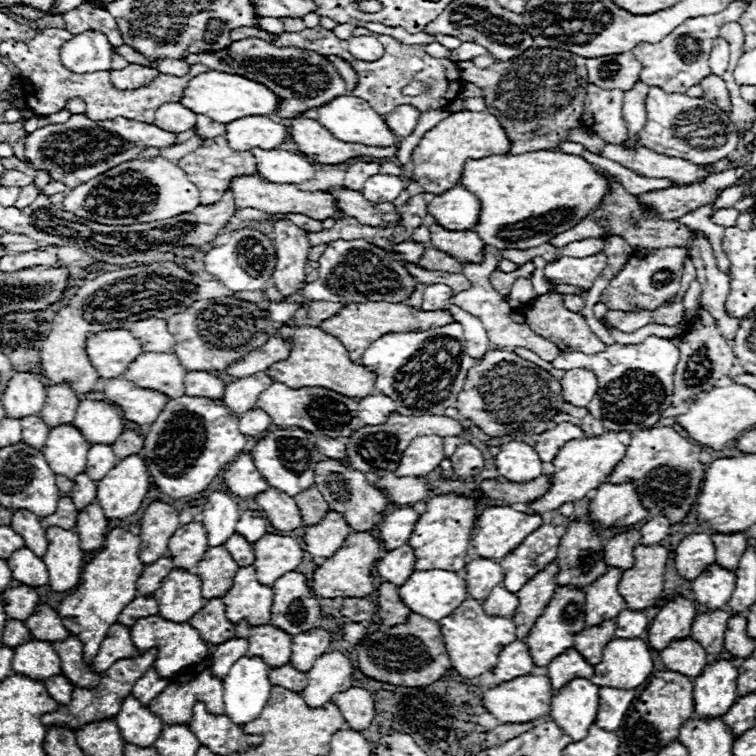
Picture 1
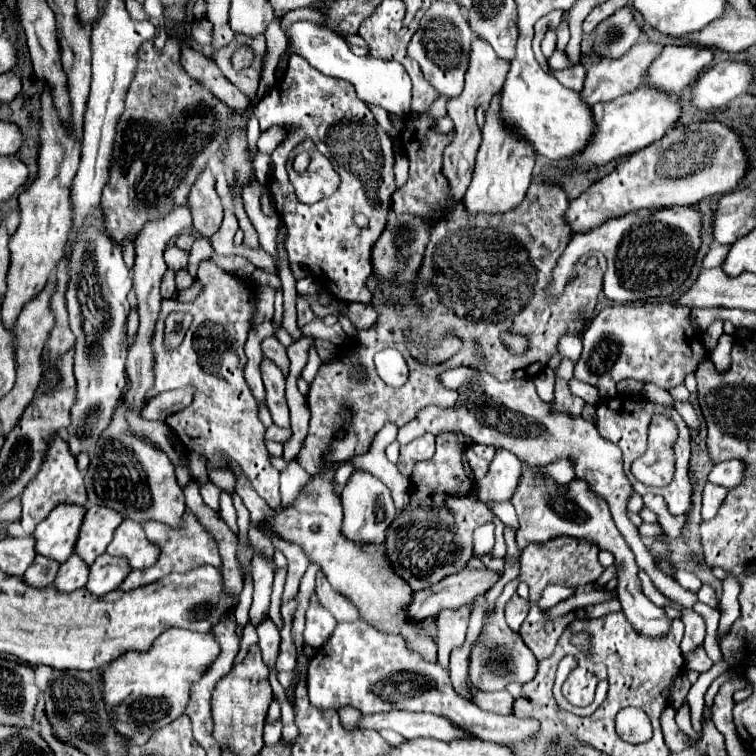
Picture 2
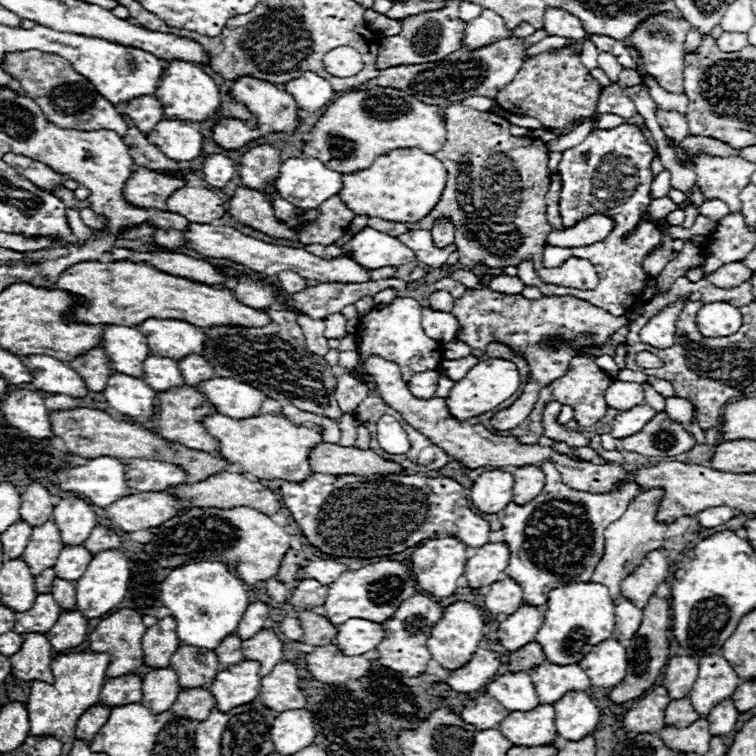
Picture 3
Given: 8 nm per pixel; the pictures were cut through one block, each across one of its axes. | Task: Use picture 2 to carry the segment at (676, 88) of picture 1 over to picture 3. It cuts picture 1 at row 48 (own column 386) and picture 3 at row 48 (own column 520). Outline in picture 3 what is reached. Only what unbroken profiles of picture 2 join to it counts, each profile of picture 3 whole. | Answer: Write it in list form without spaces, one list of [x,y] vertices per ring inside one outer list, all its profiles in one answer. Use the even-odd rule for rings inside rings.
[[[722,32],[716,44],[718,48],[722,48],[722,52],[738,52],[748,46],[748,36],[744,32]]]

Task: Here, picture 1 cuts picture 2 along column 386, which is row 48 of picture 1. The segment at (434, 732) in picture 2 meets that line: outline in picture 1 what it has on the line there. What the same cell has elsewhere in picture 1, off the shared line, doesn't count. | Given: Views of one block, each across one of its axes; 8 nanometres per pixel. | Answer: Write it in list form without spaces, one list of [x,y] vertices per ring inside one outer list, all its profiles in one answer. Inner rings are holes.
[[[724,38],[714,40],[714,44],[712,44],[712,52],[710,52],[710,60],[708,60],[712,74],[722,76],[722,74],[728,70],[728,68],[726,68],[726,60],[728,60],[728,58],[730,58],[728,42],[726,42]]]

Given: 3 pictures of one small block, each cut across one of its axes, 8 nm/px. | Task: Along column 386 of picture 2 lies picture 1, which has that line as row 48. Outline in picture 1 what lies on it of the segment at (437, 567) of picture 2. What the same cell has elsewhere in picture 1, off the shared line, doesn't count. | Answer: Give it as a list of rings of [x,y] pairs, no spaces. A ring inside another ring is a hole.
[[[530,48],[514,60],[498,60],[490,68],[476,68],[472,62],[458,62],[460,76],[482,88],[486,110],[496,116],[510,136],[510,154],[536,150],[560,150],[572,128],[582,128],[584,96],[588,84],[586,60],[558,48]]]

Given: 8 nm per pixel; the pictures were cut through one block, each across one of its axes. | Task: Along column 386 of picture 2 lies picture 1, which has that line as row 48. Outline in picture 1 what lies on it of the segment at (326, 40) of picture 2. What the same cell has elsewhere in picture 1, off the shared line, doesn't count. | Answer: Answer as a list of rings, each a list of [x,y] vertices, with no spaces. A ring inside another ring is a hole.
[[[86,30],[76,34],[60,48],[62,64],[74,72],[110,70],[112,44],[98,30]]]

